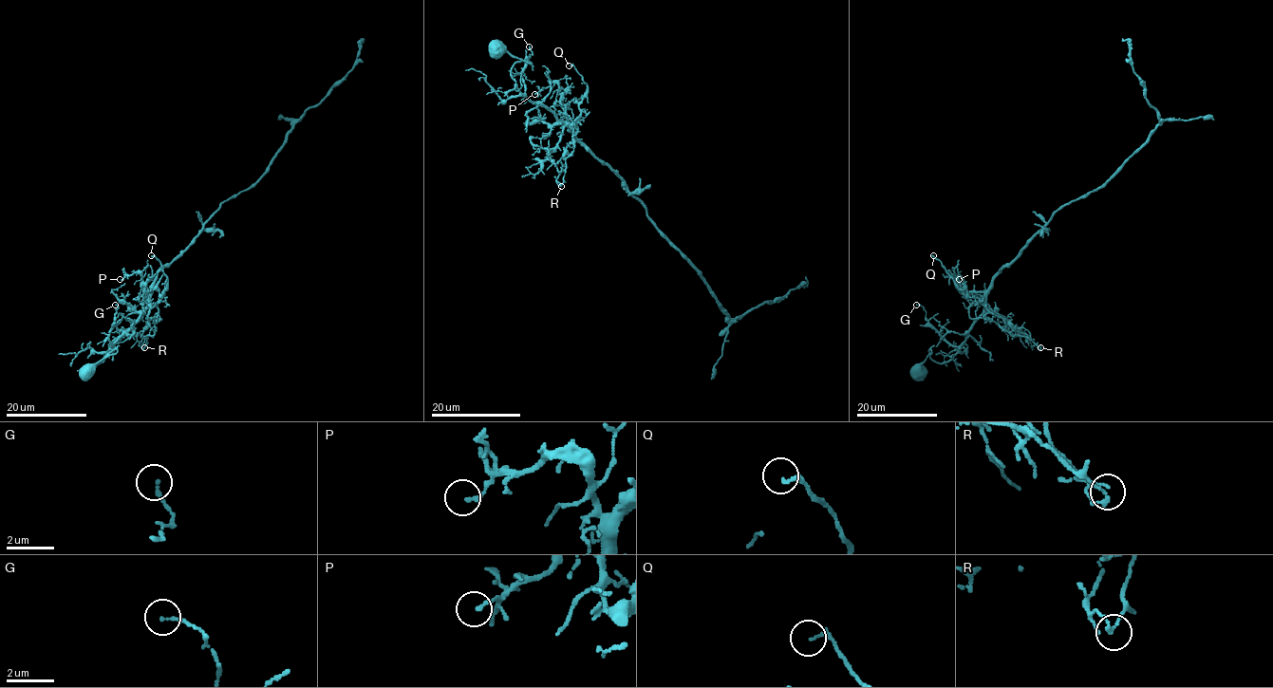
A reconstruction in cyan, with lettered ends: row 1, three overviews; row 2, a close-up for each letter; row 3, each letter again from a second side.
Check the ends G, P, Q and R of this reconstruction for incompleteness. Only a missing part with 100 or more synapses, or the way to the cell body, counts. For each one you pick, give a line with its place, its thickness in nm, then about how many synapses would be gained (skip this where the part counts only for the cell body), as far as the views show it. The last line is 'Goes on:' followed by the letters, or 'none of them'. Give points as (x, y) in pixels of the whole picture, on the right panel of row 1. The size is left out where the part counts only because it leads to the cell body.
Goes on: none of them

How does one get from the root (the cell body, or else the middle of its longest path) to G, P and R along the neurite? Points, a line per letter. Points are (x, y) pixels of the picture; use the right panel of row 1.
G: (917, 373), (928, 356), (944, 363), (959, 348), (942, 336), (927, 321), (924, 307), (916, 305)
P: (917, 373), (928, 356), (937, 362), (946, 362), (982, 312), (983, 292), (965, 291), (948, 272), (959, 279)
R: (917, 373), (928, 356), (937, 362), (946, 362), (958, 351), (965, 332), (982, 313), (984, 306), (1040, 347)

